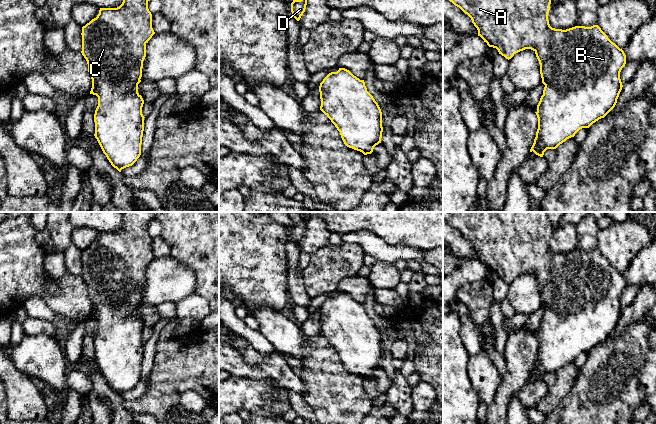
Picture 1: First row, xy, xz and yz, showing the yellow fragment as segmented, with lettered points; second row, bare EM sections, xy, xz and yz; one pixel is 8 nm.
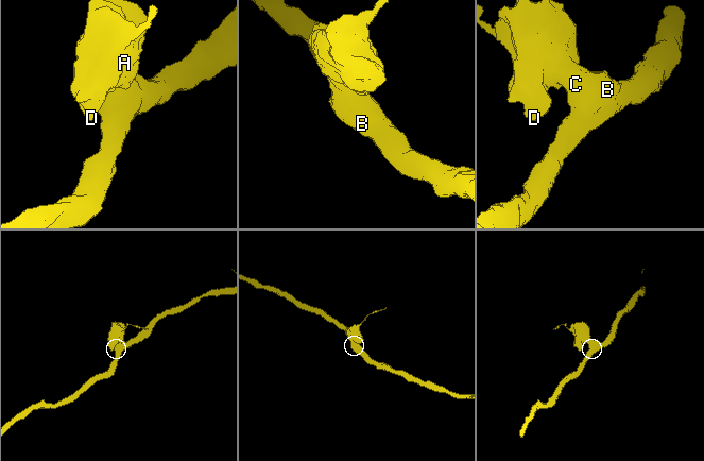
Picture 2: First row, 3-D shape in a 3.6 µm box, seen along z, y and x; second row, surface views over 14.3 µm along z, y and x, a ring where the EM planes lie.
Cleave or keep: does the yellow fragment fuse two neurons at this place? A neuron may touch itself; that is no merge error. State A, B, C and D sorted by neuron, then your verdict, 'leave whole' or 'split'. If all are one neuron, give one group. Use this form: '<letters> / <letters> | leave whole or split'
A B C D | leave whole

